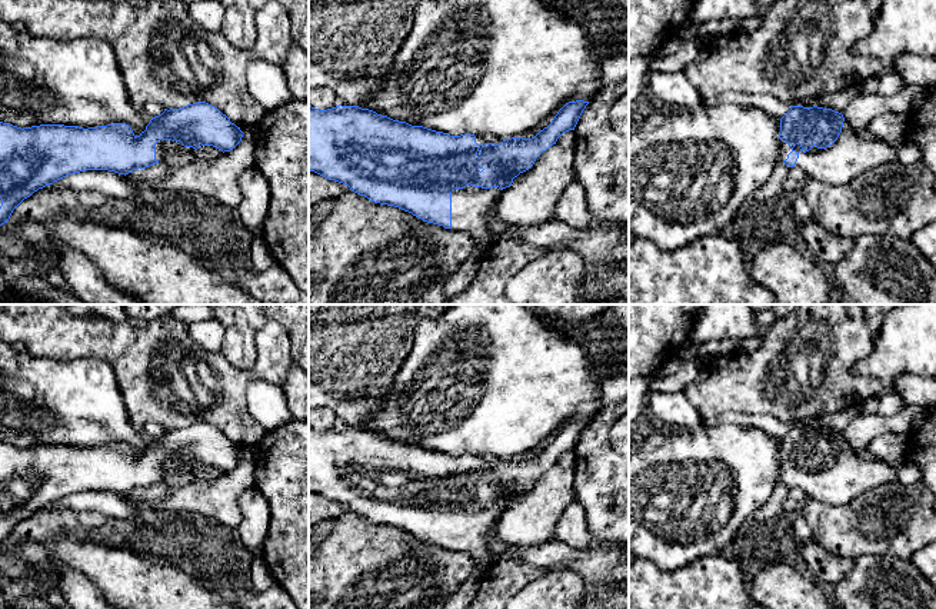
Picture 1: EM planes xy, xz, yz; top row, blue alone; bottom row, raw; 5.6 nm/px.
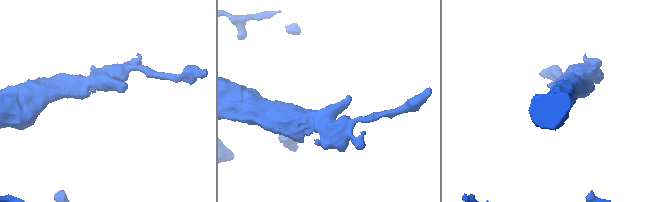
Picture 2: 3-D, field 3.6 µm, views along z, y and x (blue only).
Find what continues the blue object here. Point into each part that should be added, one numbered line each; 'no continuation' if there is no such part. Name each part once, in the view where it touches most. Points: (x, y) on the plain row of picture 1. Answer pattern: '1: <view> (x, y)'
1: yz (850, 475)

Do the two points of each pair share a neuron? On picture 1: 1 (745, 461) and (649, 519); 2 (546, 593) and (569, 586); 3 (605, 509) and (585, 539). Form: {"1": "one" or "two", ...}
{"1": "one", "2": "one", "3": "two"}

